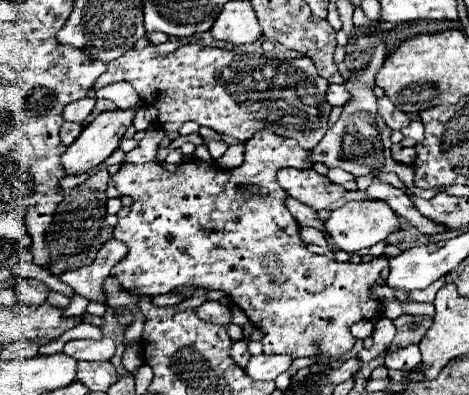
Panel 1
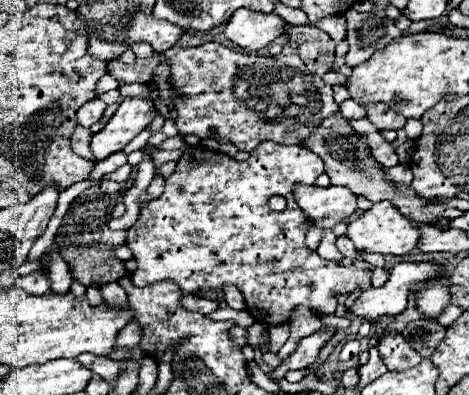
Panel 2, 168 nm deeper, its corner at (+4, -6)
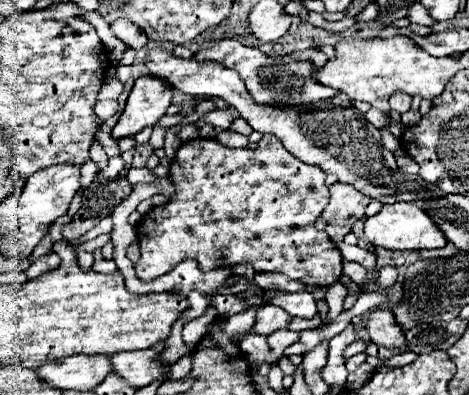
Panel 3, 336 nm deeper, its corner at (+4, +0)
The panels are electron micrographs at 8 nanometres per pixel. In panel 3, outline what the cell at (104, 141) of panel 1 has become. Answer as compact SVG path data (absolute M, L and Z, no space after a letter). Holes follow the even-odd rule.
M144 74L134 82L126 108L112 128L112 138L122 140L138 134L146 126L154 126L172 102L172 88L152 74Z

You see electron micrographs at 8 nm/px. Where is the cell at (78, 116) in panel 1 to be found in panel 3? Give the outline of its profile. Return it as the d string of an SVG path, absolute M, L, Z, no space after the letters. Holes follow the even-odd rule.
M100 100L96 106L94 106L94 114L100 118L100 120L108 120L112 114L118 112L118 102L116 100Z

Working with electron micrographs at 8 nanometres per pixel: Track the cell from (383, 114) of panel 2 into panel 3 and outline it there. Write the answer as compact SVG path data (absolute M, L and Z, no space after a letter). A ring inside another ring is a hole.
M400 92L390 98L390 108L396 110L396 112L400 112L400 114L408 112L408 110L410 110L410 104L412 104L412 98L410 98L410 96L404 96L404 94L400 94Z

